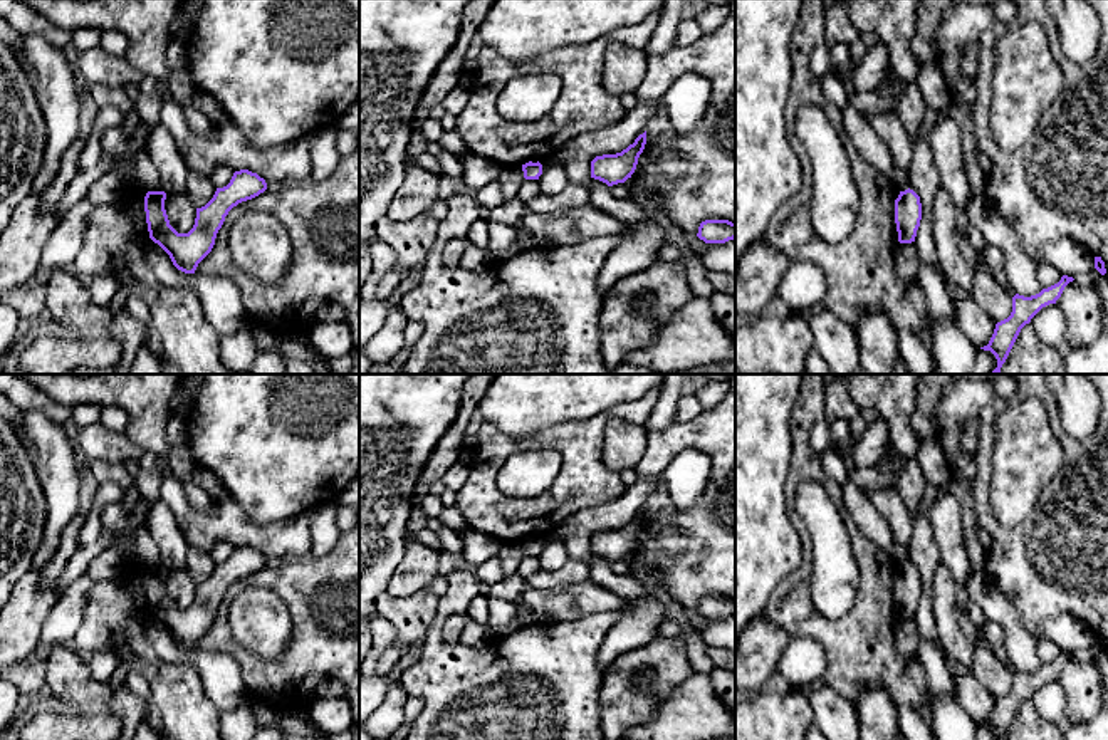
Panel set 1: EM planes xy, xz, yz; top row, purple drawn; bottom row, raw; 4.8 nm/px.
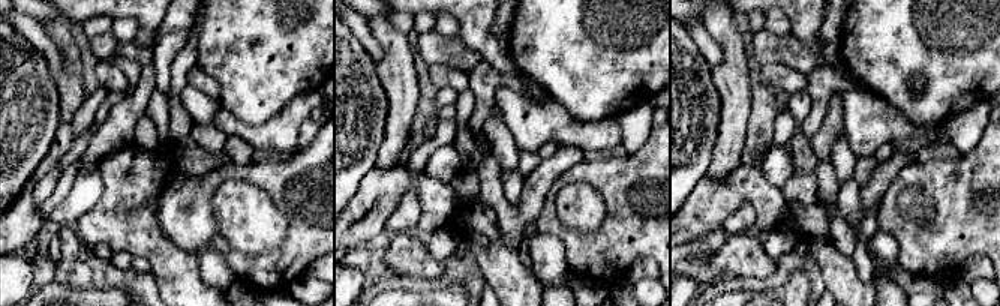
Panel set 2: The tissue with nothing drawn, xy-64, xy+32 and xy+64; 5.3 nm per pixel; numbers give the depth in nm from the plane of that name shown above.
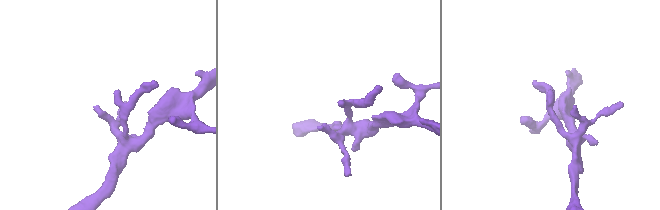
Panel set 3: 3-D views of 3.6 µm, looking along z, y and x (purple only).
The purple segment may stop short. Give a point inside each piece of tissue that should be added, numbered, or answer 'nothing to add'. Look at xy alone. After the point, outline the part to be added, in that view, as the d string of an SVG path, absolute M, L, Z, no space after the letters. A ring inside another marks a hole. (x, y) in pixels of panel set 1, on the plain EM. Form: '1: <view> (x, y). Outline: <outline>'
nothing to add

